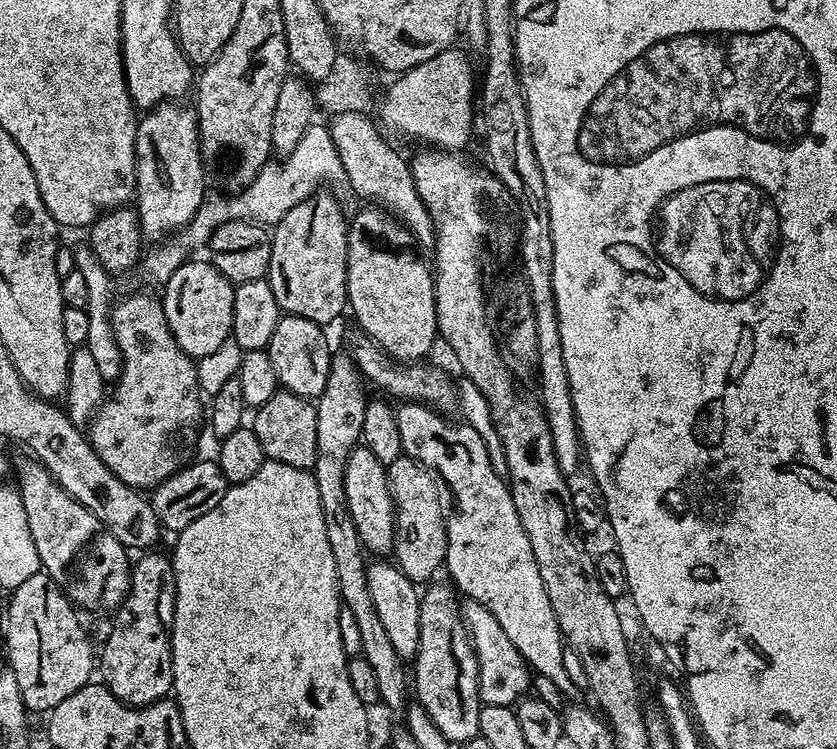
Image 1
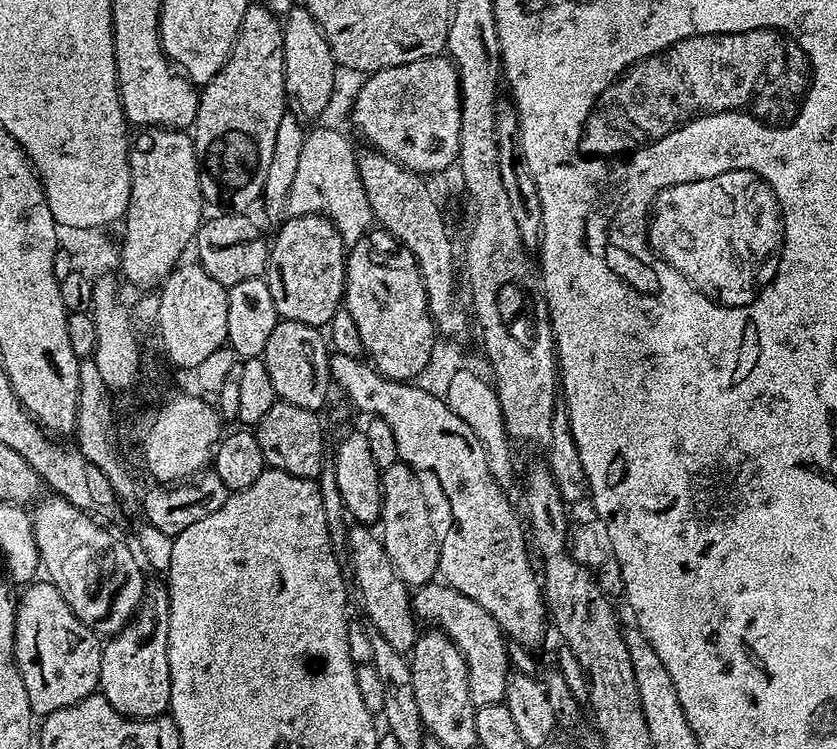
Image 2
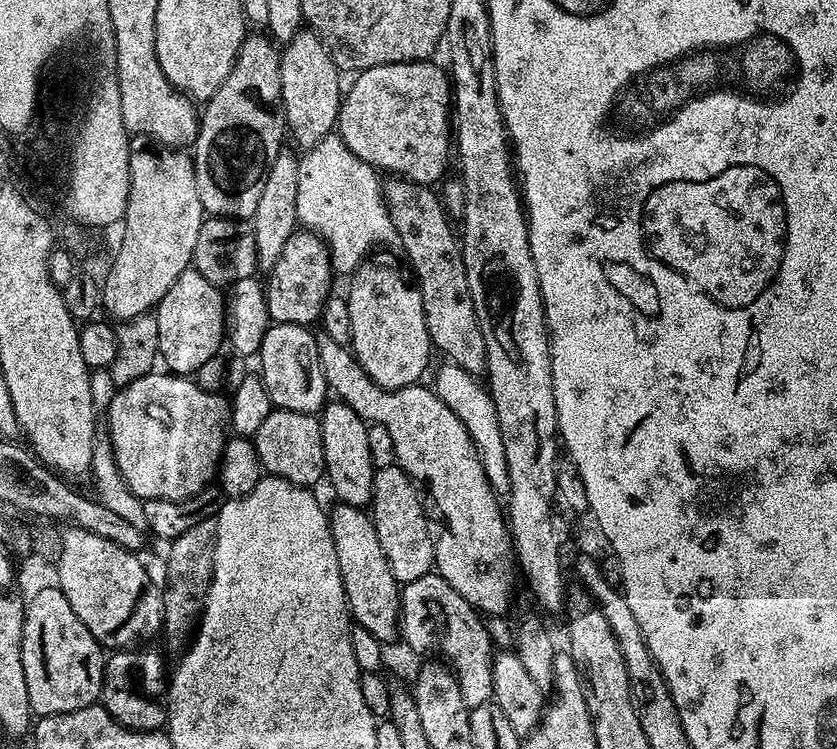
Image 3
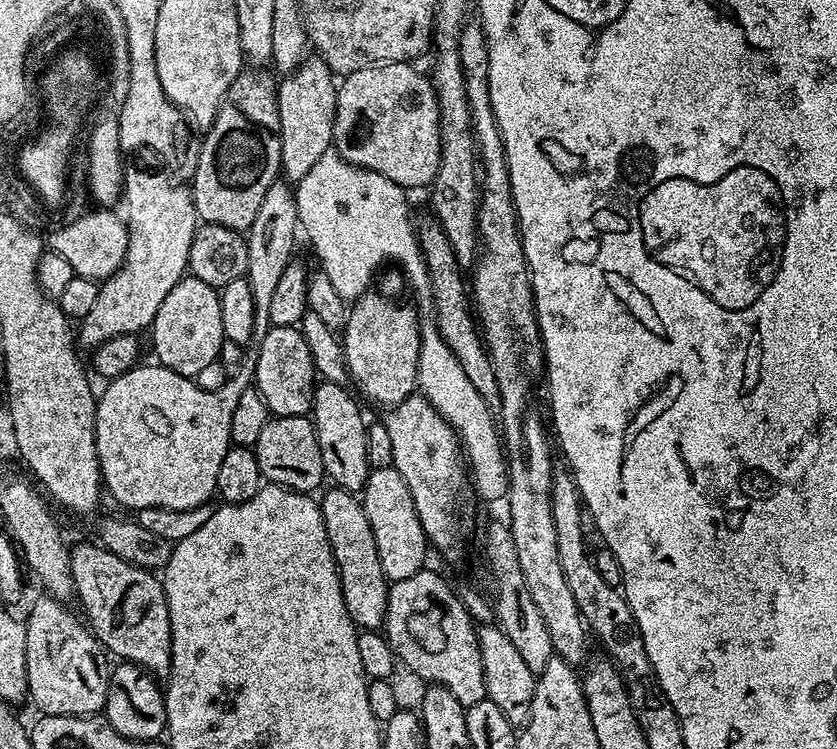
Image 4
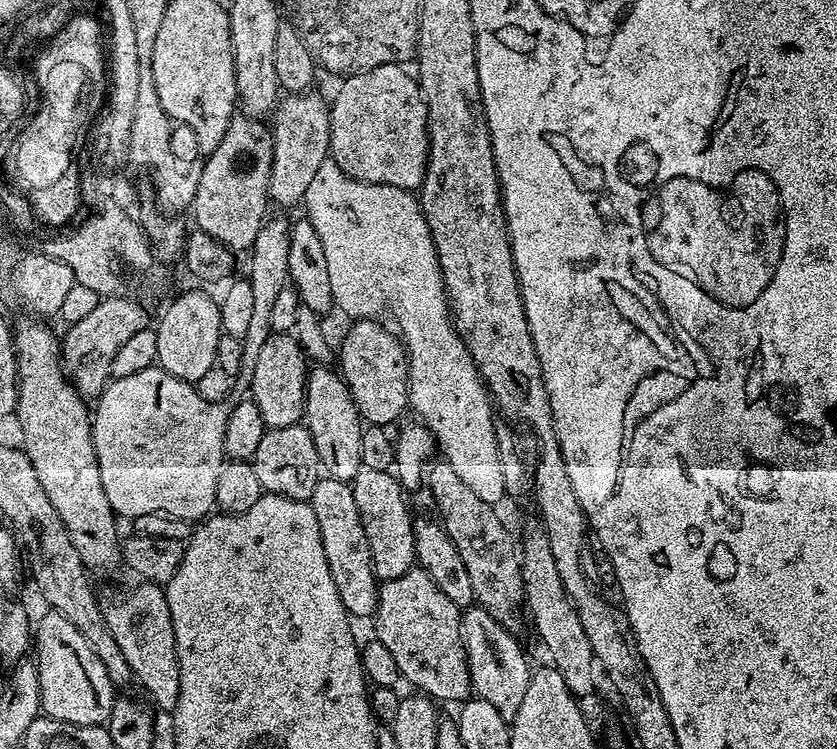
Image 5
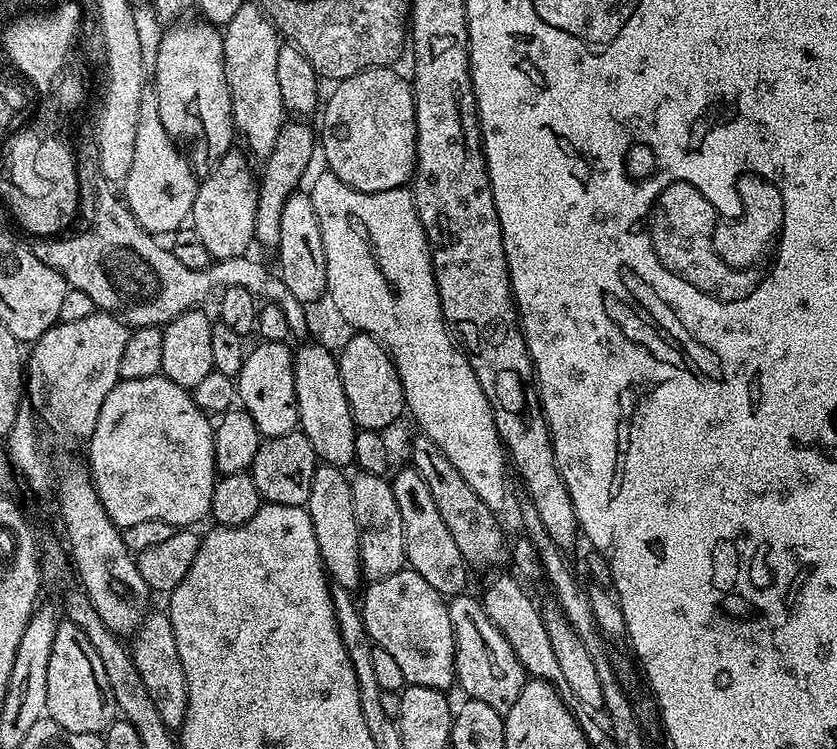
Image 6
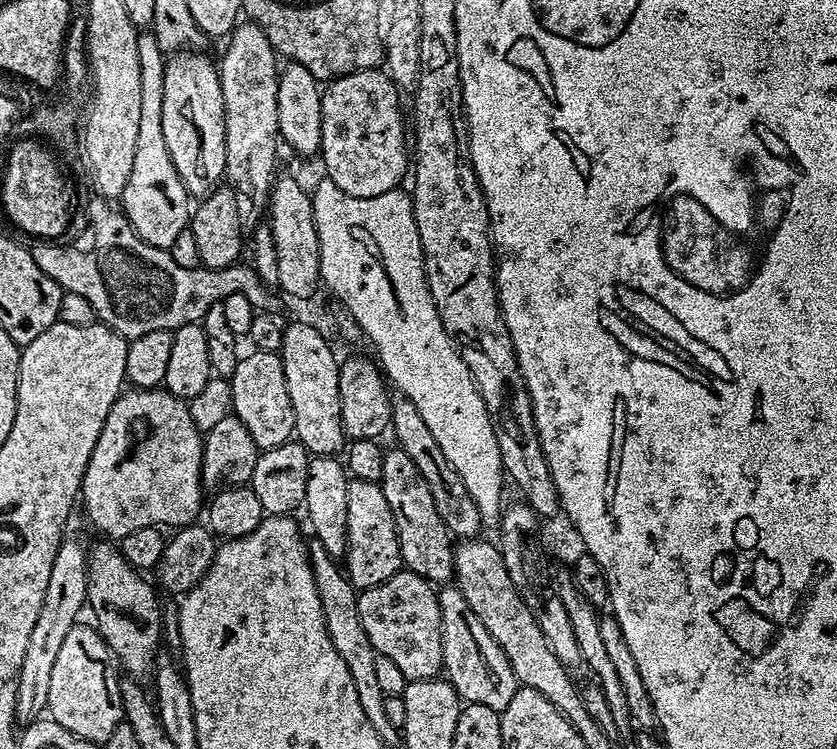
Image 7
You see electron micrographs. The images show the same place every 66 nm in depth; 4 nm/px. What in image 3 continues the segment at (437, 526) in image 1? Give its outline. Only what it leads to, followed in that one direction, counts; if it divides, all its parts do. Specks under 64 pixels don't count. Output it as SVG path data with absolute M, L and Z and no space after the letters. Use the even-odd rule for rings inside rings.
M399 464L376 469L370 515L374 530L378 530L378 543L386 553L386 562L390 562L390 570L401 586L414 582L414 578L429 575L436 562L436 540L434 532L432 536L431 530L428 529L419 491L421 492L421 489L417 481L405 474Z

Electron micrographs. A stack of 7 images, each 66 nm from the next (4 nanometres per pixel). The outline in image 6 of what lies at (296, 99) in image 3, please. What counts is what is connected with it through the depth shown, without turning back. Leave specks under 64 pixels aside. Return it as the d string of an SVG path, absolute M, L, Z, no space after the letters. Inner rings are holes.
M285 123L278 134L278 142L274 142L274 150L263 161L264 174L258 178L256 189L256 217L254 230L255 243L268 250L275 249L278 242L278 226L282 226L282 206L286 206L286 198L290 198L301 187L300 179L304 171L312 164L312 155L318 152L318 136L308 124Z

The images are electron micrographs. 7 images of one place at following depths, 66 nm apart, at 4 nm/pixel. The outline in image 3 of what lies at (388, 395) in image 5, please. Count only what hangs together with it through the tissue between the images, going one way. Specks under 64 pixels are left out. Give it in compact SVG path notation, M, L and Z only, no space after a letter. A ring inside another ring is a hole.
M376 250L363 260L351 273L352 285L346 291L352 329L351 350L358 358L362 370L374 378L374 382L383 388L405 388L421 383L428 368L428 359L434 355L434 347L427 332L426 316L423 313L422 294L413 277L400 265L400 260L392 250Z

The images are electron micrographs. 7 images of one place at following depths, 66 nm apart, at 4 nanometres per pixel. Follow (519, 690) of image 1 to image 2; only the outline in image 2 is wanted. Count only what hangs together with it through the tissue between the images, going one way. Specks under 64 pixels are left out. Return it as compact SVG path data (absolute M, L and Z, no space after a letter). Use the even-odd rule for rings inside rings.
M443 582L423 584L415 589L412 592L412 611L421 621L429 620L432 623L429 625L446 633L458 646L462 658L466 658L470 698L477 708L503 704L510 675L510 644L498 622L494 622L494 618L490 618L474 598L466 598L466 594Z

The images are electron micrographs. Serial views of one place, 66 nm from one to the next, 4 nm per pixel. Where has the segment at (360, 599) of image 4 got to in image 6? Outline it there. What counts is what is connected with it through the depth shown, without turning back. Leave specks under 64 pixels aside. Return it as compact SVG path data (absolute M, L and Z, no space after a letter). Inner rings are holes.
M321 463L314 474L314 483L310 485L310 498L306 505L310 522L314 522L314 538L318 538L318 550L324 563L324 571L335 587L345 588L355 593L361 587L360 571L360 531L354 518L354 494L352 481L333 464Z

